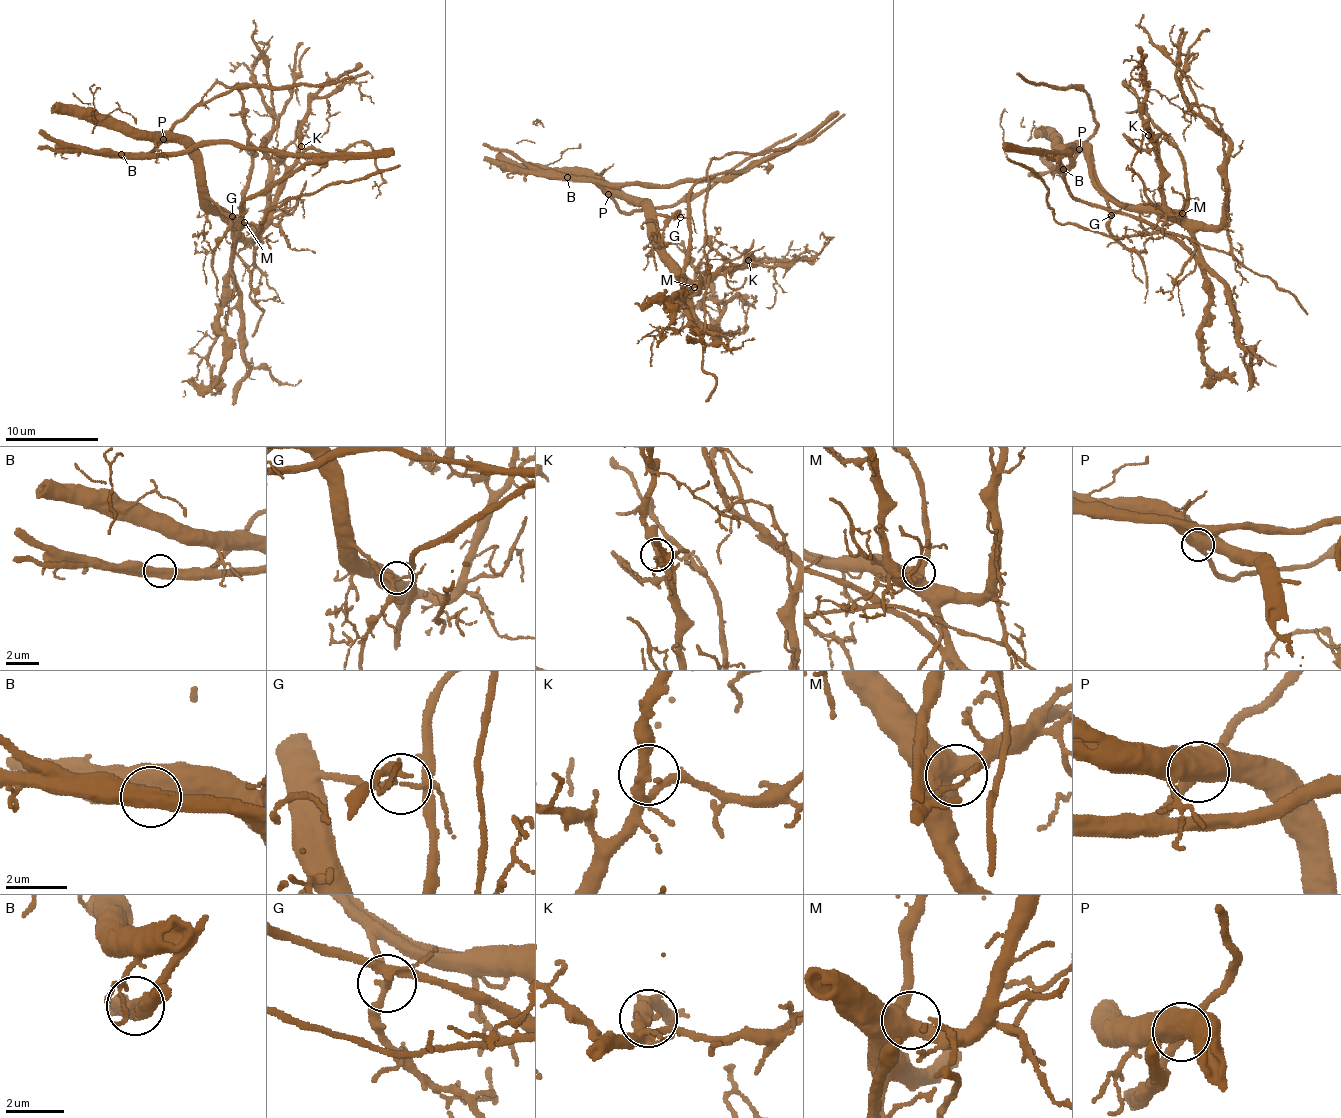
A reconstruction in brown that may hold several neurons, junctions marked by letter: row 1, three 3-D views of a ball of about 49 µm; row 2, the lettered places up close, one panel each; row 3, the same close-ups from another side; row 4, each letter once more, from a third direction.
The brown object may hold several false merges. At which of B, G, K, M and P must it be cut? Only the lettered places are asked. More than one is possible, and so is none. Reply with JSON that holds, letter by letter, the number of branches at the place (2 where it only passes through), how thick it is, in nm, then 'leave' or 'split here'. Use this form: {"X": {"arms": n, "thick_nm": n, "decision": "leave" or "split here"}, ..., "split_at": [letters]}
{"B": {"arms": 2, "thick_nm": 550, "decision": "split here"}, "G": {"arms": 4, "thick_nm": 200, "decision": "split here"}, "K": {"arms": 2, "thick_nm": 400, "decision": "leave"}, "M": {"arms": 3, "thick_nm": 480, "decision": "leave"}, "P": {"arms": 3, "thick_nm": 500, "decision": "split here"}, "split_at": ["B", "G", "P"]}

